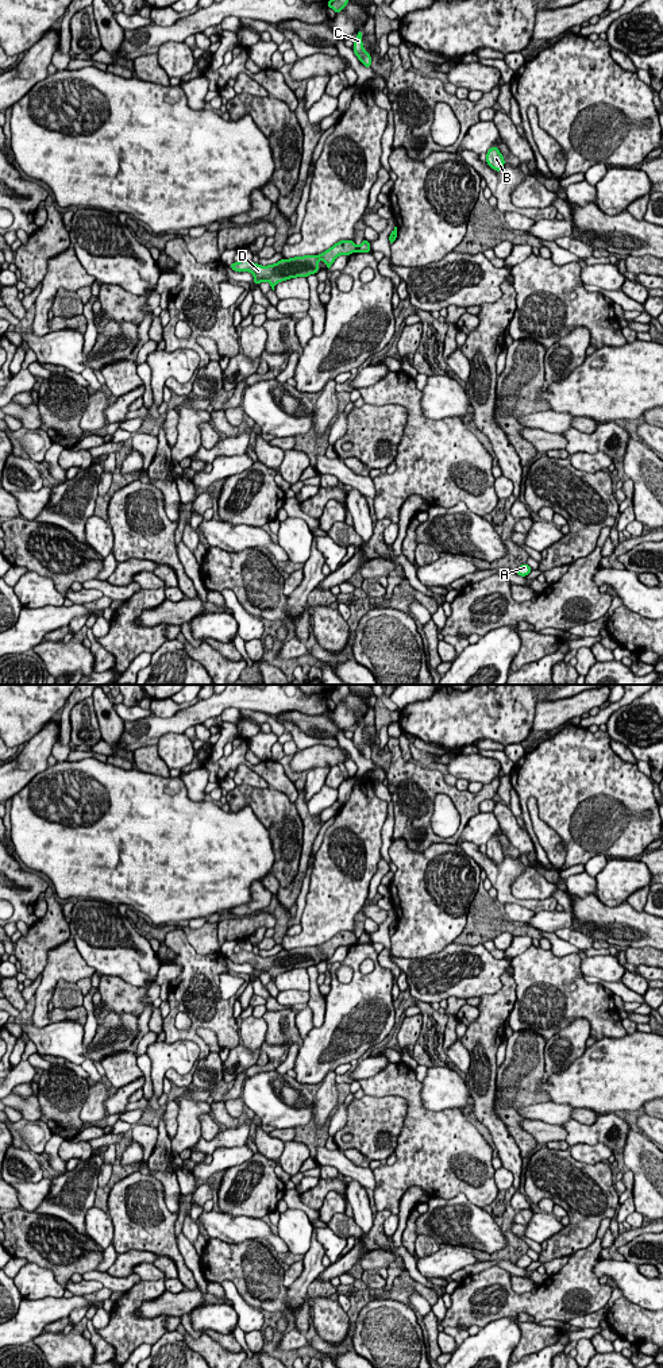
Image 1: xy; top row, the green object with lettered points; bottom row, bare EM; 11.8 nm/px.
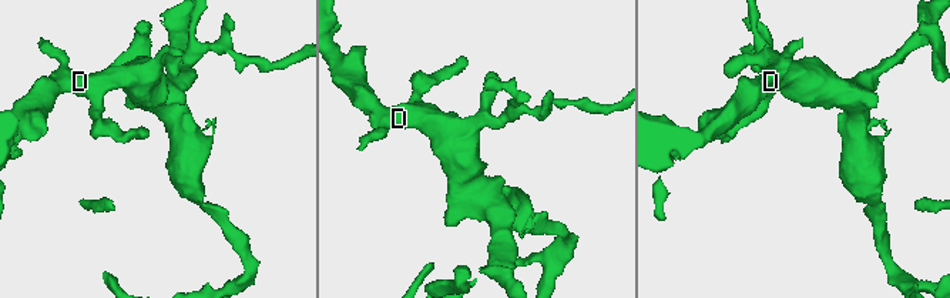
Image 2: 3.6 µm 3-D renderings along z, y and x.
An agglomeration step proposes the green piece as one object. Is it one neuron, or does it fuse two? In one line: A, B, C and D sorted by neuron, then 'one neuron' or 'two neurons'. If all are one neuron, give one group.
A B C / D; two neurons

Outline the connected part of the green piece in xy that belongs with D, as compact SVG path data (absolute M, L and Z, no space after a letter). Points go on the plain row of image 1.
M339 932L332 939L325 941L319 947L304 947L304 948L293 948L289 951L281 951L277 955L262 957L259 955L254 955L253 952L247 952L242 949L239 953L234 953L230 959L234 963L250 963L254 968L254 975L259 976L266 972L270 975L274 982L278 974L297 970L297 968L308 968L311 966L316 966L319 963L319 952L321 951L327 959L329 960L335 951L339 947L351 947L355 944L358 937L354 932Z

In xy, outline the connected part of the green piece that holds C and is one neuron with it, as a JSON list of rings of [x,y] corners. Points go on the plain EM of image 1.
[[[358,721],[356,724],[358,727],[354,731],[352,741],[365,759],[371,759],[371,747],[363,740],[362,721]]]

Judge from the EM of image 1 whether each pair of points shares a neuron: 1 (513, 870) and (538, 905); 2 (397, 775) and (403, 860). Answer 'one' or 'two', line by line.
1: one
2: two

